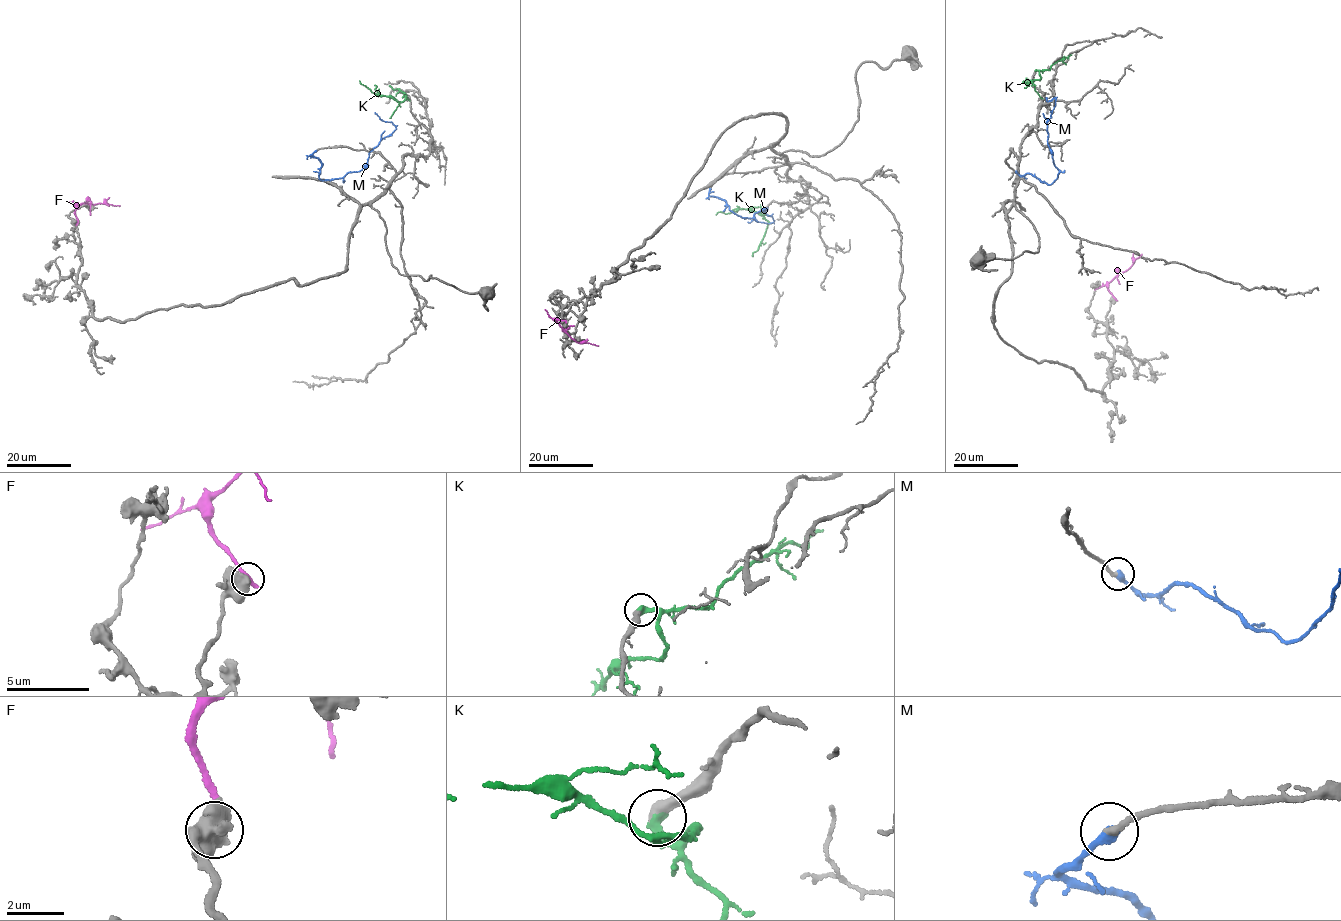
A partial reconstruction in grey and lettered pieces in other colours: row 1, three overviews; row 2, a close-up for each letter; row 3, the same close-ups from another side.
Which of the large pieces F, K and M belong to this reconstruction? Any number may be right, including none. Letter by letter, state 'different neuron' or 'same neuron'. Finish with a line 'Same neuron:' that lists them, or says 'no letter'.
F: different neuron
K: same neuron
M: same neuron
Same neuron: K, M

